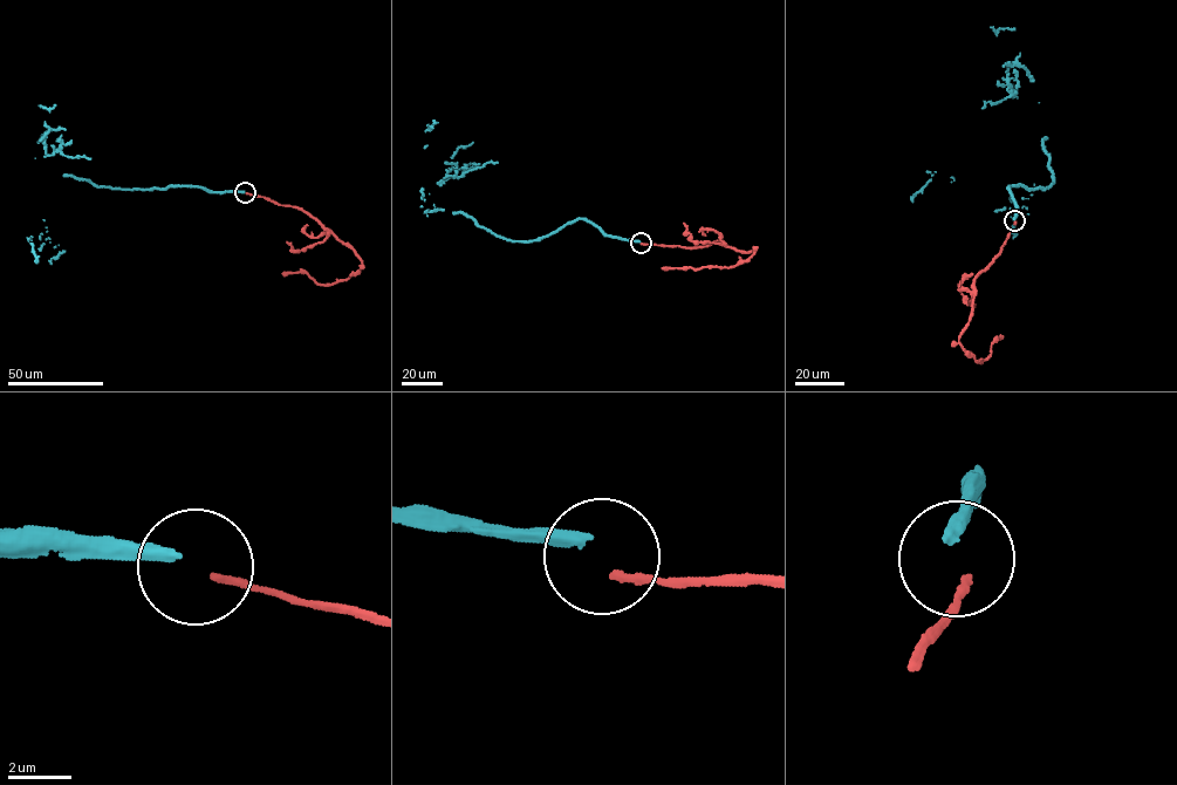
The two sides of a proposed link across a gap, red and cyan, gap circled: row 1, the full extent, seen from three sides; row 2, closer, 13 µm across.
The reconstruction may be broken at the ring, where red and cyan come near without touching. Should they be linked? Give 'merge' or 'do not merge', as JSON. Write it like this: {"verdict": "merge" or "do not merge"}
{"verdict": "do not merge"}

